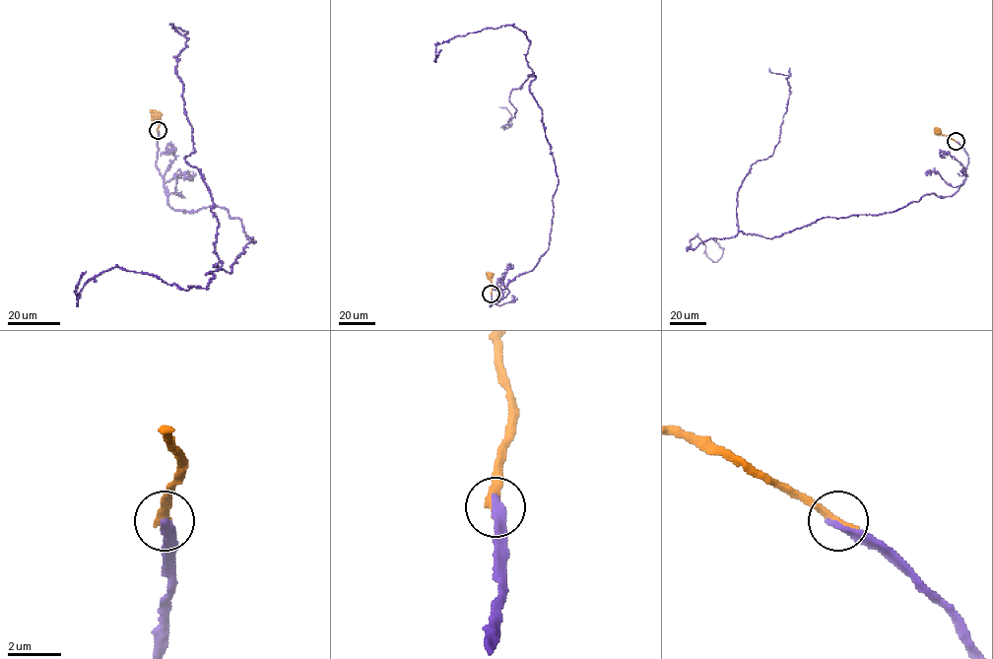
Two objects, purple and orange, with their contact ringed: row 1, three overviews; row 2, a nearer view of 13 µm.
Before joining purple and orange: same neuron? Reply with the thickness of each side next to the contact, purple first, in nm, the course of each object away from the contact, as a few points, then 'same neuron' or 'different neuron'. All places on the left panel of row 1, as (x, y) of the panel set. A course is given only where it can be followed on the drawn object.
360/380 nm | purple via (158, 130), (167, 204), (225, 209), (255, 241), (231, 272), (184, 158), (187, 32), (169, 24) | orange via (158, 130), (156, 115) | different neuron

